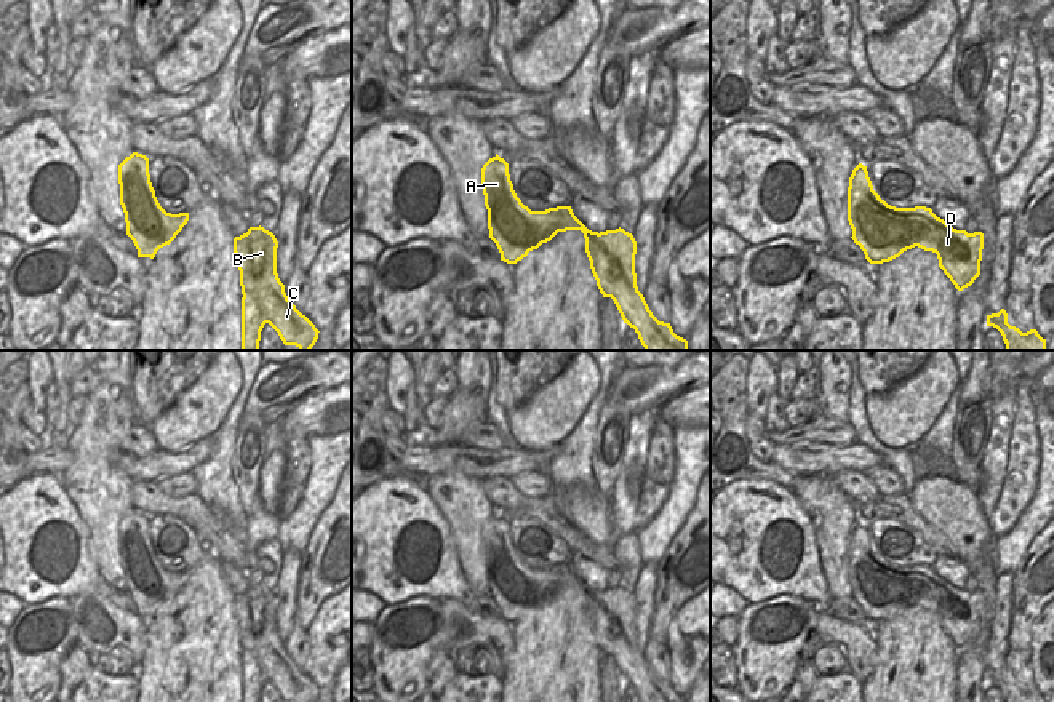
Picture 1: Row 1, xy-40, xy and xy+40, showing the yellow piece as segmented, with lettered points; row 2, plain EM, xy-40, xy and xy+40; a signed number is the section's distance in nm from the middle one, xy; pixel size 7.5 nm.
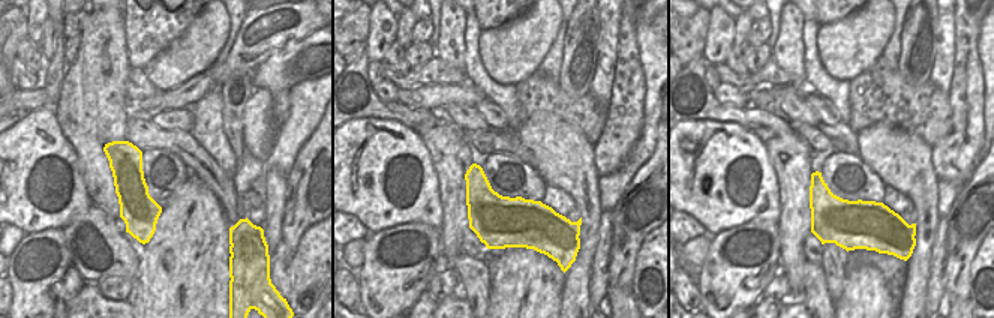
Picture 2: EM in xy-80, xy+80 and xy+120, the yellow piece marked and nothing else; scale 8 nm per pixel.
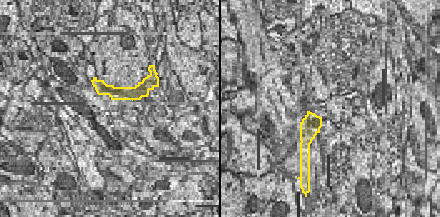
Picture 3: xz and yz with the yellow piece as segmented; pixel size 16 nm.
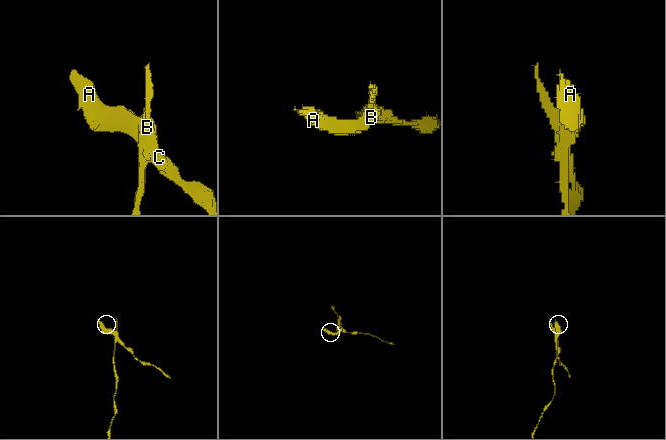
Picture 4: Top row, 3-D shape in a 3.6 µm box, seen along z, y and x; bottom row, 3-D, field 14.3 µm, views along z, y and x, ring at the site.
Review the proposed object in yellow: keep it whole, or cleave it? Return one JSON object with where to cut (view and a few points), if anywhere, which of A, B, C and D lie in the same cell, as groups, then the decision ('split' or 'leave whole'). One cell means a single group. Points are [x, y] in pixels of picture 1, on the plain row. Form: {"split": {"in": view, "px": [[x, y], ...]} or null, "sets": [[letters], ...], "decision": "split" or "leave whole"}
{"split": {"in": "xy-40", "px": [[250, 602], [251, 618], [245, 624], [274, 648], [283, 648]]}, "sets": [["A", "C", "D"], ["B"]], "decision": "split"}

